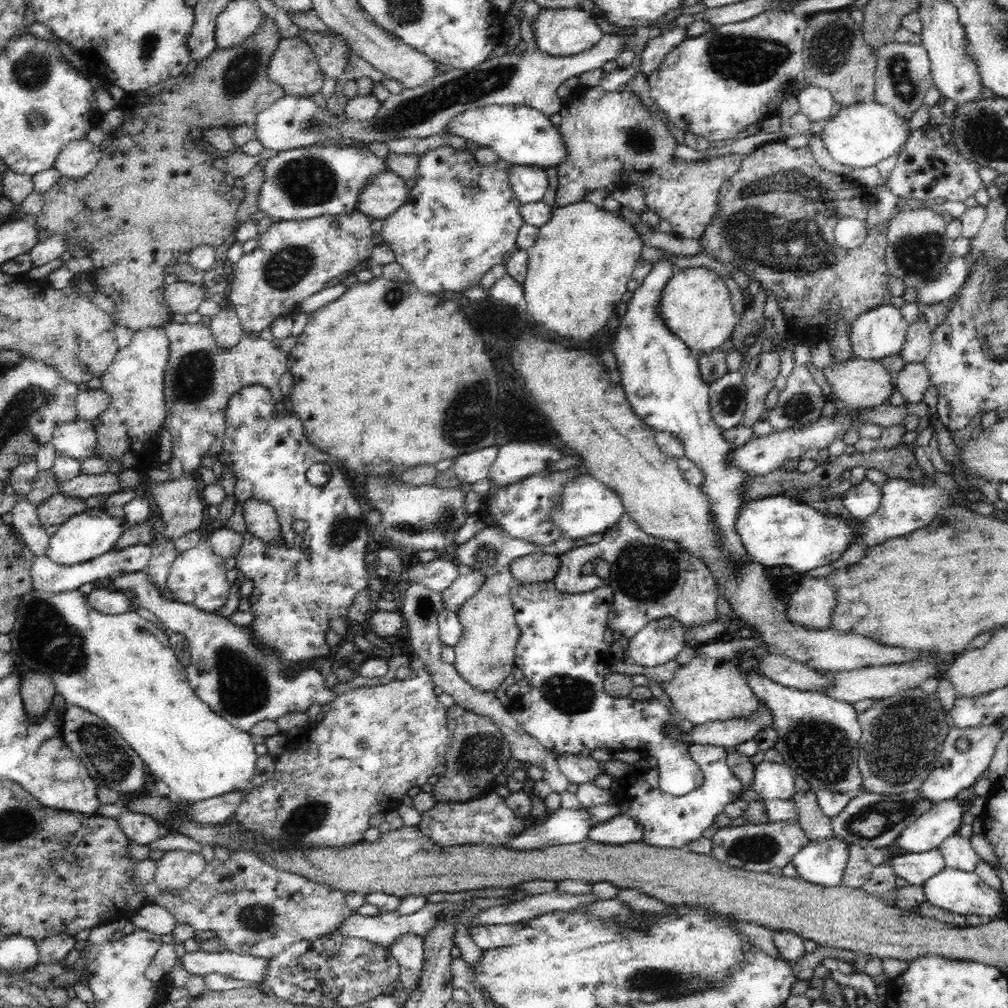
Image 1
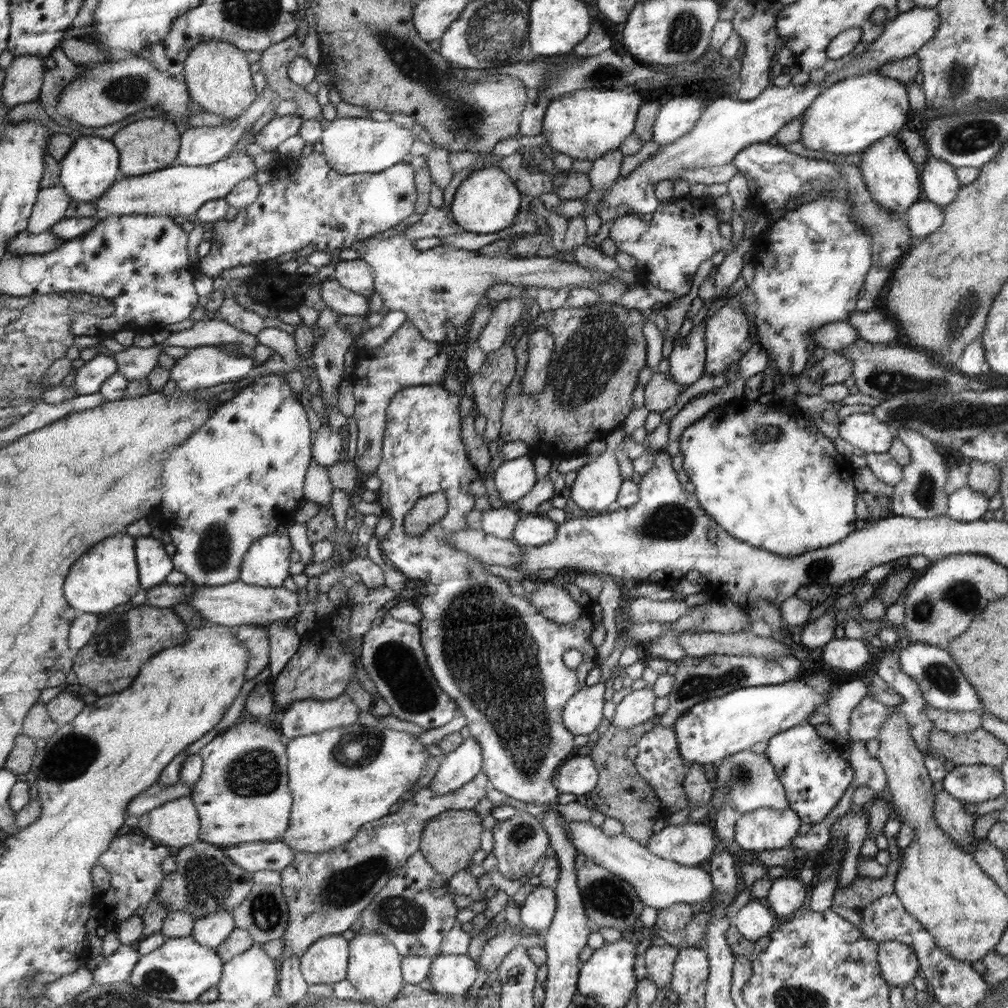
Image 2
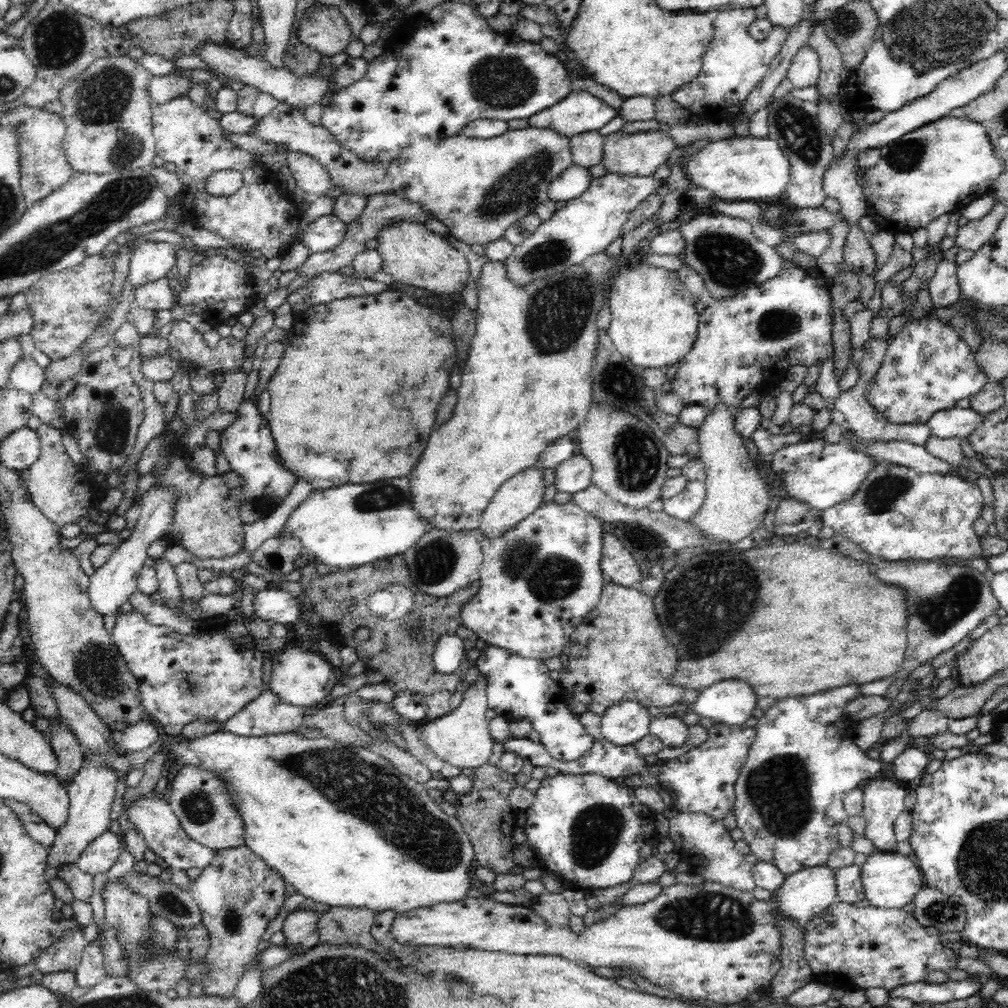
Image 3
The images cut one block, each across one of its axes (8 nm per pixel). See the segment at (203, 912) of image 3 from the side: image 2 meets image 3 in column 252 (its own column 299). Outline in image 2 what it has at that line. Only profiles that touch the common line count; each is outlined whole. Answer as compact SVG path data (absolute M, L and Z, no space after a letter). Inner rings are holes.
M482 771L473 780L464 784L462 788L458 788L454 792L448 792L448 794L436 794L432 788L418 787L418 791L414 793L410 800L404 801L400 810L366 823L348 843L316 854L298 850L296 858L290 863L290 866L280 871L282 882L279 885L287 902L289 921L288 927L286 927L286 931L281 937L285 940L283 942L285 951L278 960L279 968L285 958L290 958L292 955L298 958L302 957L308 947L316 943L318 939L330 935L340 935L346 930L356 928L365 908L380 894L389 880L397 875L399 869L405 866L406 860L414 852L418 852L421 836L429 820L450 810L473 810L480 800L487 798L486 793L490 788L491 782L487 774Z

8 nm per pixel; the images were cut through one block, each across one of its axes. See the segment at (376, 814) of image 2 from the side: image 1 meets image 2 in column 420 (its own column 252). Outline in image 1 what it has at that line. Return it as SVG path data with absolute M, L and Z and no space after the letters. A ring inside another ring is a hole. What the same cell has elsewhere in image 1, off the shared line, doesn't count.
M32 588L22 597L9 637L12 642L10 653L21 665L30 668L31 671L48 674L56 686L56 691L64 697L67 705L70 705L70 707L84 708L85 711L92 712L93 715L100 718L110 728L122 735L125 742L144 761L145 766L149 768L149 772L152 772L156 776L156 779L164 781L170 787L171 795L175 798L197 803L252 787L250 781L254 777L254 766L258 755L254 751L255 744L250 739L250 732L230 725L226 719L216 715L208 707L208 704L204 704L204 701L196 697L195 690L187 683L186 670L178 662L179 658L176 657L176 652L174 652L174 649L170 645L168 632L162 631L158 625L144 619L136 610L115 615L105 615L96 611L96 609L92 609L88 605L86 595L78 589L61 593L50 593Z

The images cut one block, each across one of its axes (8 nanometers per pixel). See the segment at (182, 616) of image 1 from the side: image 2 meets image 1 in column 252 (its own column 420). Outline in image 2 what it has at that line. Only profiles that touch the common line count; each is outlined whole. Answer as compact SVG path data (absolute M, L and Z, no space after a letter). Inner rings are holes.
M385 605L379 609L370 630L362 638L362 666L368 678L378 689L378 695L389 702L392 716L422 726L426 730L448 724L456 714L452 697L437 684L429 664L424 658L421 628L416 624L396 620Z

